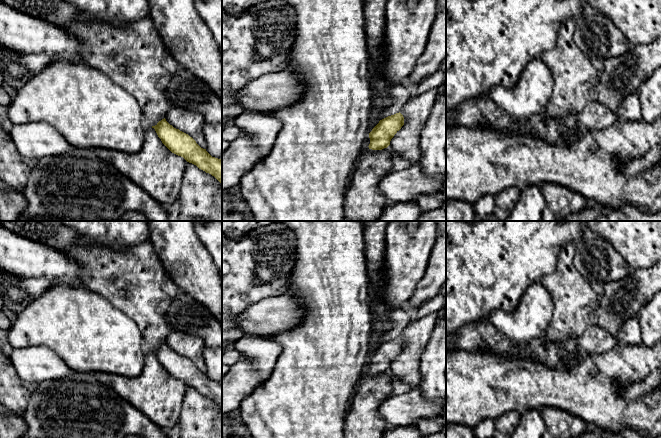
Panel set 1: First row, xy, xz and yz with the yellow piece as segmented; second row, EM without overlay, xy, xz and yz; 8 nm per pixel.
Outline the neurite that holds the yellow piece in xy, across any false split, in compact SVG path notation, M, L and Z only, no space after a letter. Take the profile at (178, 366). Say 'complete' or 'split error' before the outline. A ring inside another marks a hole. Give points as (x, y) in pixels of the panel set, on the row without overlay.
complete; M166 343L155 350L162 367L174 378L183 381L187 386L214 400L222 408L222 384L212 381L206 373L201 372L188 358L174 352Z

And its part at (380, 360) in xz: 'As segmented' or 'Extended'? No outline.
Extended

